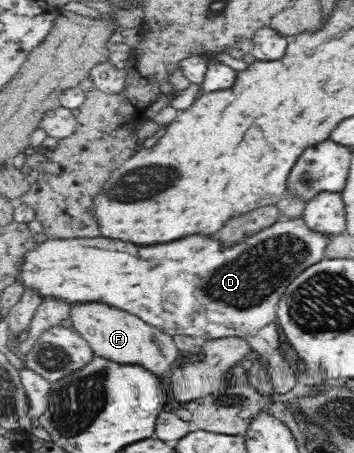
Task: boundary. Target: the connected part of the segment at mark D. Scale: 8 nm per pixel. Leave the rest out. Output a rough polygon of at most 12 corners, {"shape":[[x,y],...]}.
{"shape":[[277,221],[225,252],[45,240],[16,280],[172,337],[237,337],[295,385],[275,304],[329,236]]}

